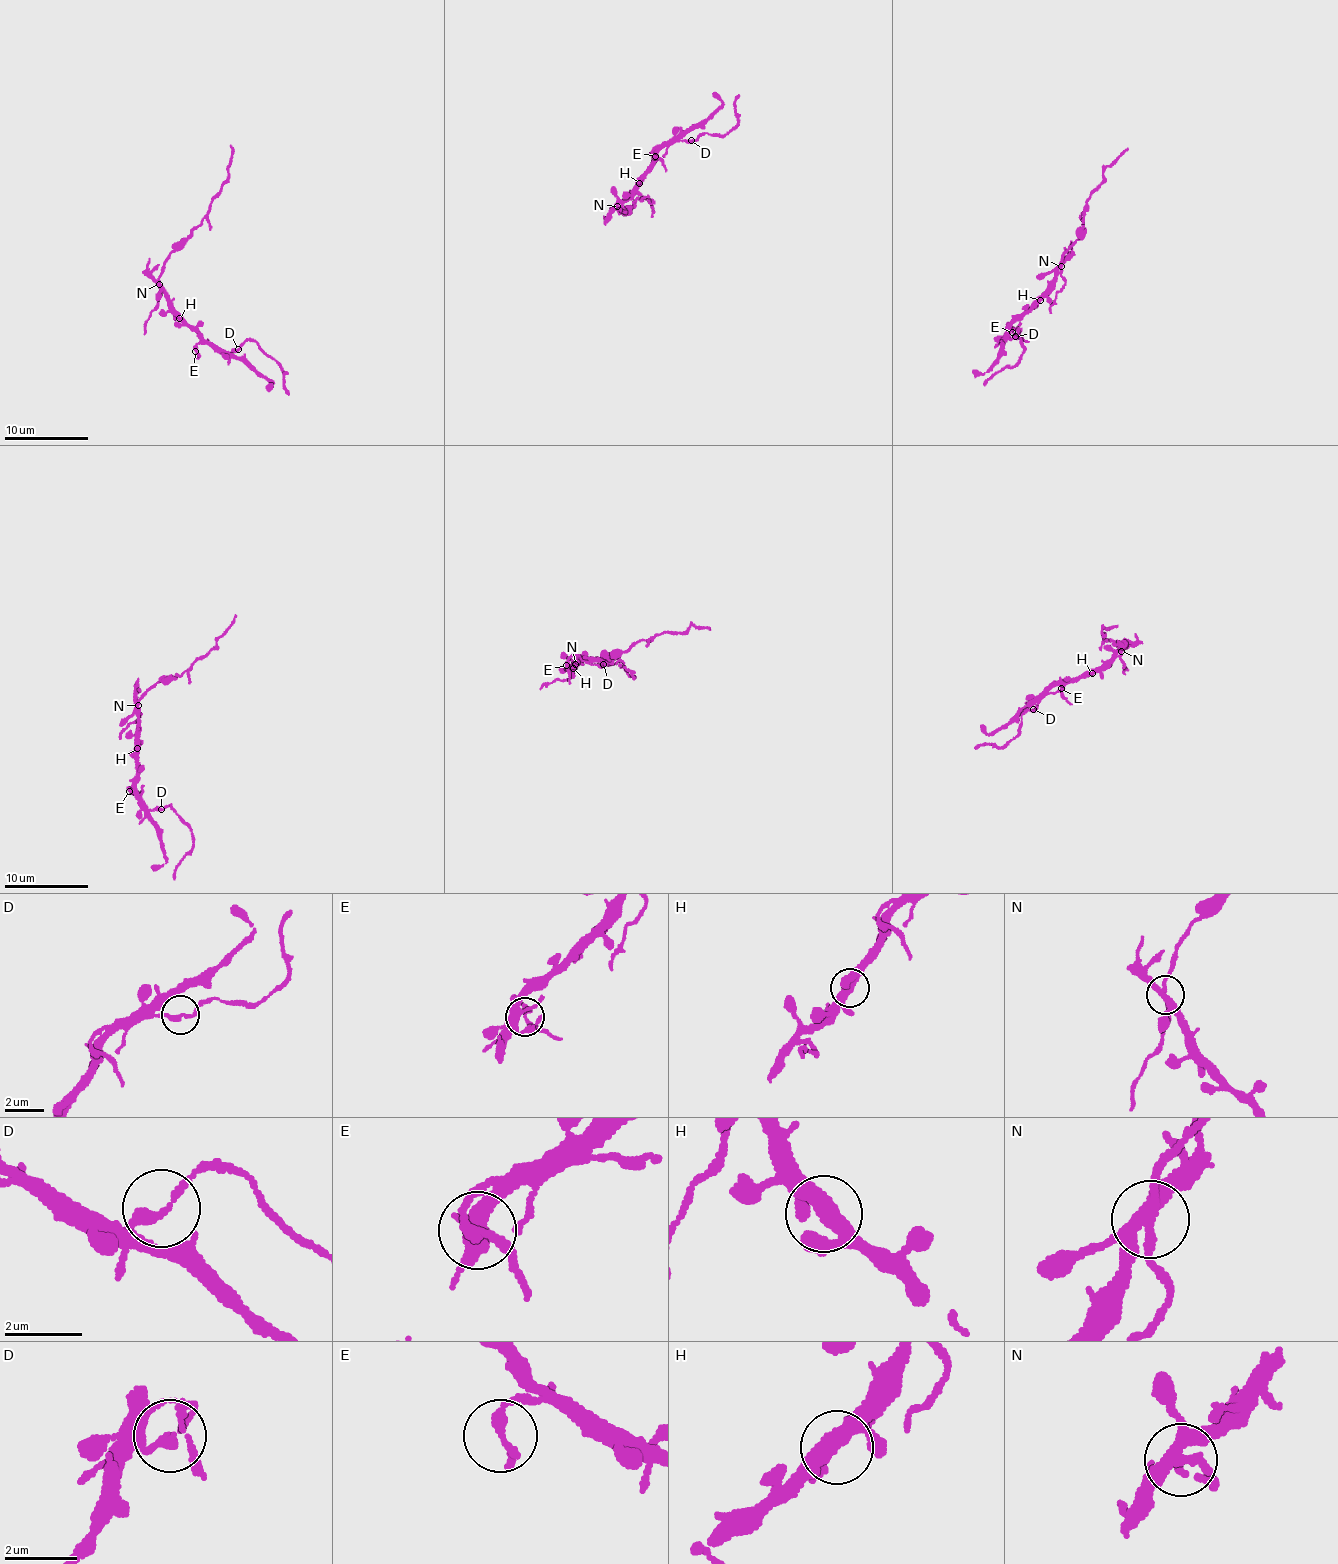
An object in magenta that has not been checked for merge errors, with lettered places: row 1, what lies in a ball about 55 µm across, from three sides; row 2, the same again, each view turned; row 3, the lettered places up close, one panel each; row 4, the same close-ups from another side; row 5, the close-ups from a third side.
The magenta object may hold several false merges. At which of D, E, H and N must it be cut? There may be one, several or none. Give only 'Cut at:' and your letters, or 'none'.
Cut at: D, N

